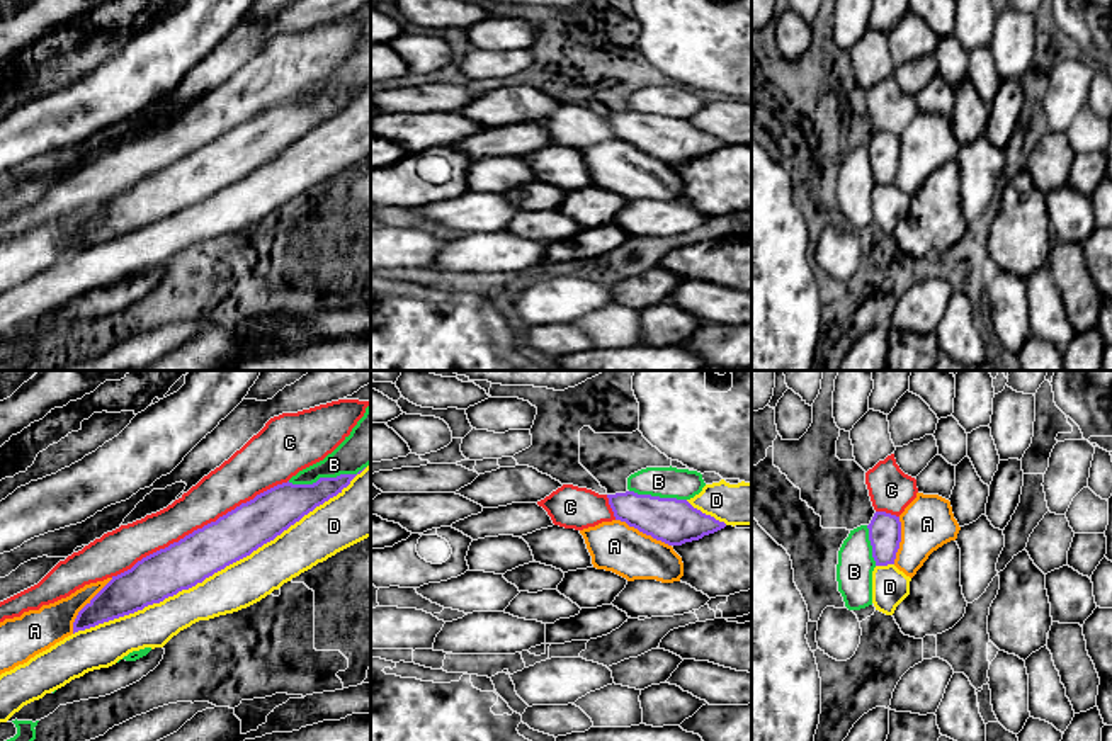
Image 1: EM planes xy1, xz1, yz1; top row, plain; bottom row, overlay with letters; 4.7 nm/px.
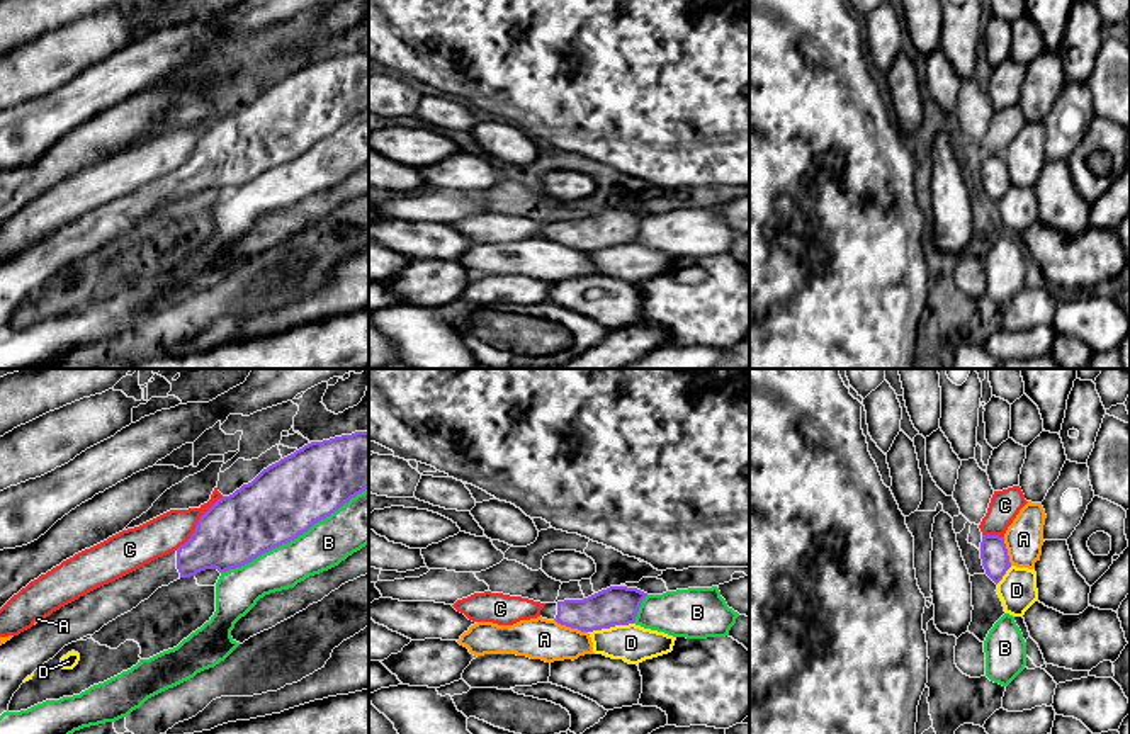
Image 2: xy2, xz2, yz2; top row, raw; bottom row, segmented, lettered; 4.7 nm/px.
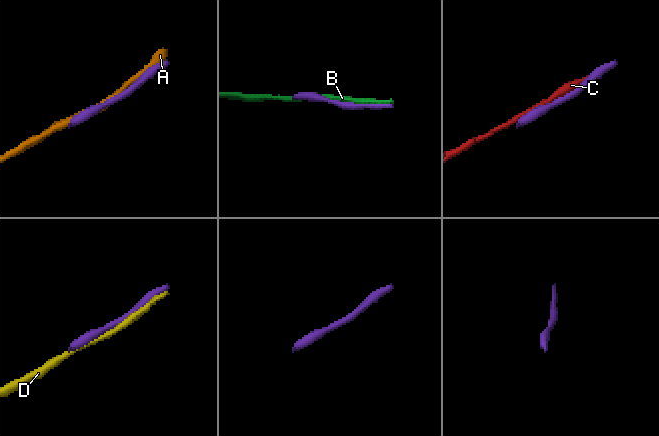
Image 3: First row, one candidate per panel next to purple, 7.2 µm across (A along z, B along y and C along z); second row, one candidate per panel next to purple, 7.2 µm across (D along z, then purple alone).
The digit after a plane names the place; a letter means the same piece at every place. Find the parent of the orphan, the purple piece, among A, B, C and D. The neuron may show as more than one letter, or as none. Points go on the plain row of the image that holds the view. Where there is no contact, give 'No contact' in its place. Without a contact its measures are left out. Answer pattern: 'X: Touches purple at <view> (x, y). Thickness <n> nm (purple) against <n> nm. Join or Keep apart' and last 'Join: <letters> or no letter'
A: Touches purple at xy1 (85, 225). Thickness 200 nm (purple) against 190 nm. Keep apart
B: Touches purple at xy2 (294, 157). Thickness 360 nm (purple) against 220 nm. Keep apart
C: Touches purple at xy1 (199, 148). Thickness 220 nm (purple) against 200 nm. Keep apart
D: Touches purple at xy1 (220, 189). Thickness 220 nm (purple) against 220 nm. Keep apart
Join: no letter

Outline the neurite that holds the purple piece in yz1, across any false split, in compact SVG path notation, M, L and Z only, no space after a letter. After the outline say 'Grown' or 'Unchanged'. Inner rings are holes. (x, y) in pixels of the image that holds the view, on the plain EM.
M876 131L867 148L876 185L894 184L901 161L899 136L886 131Z. Unchanged

